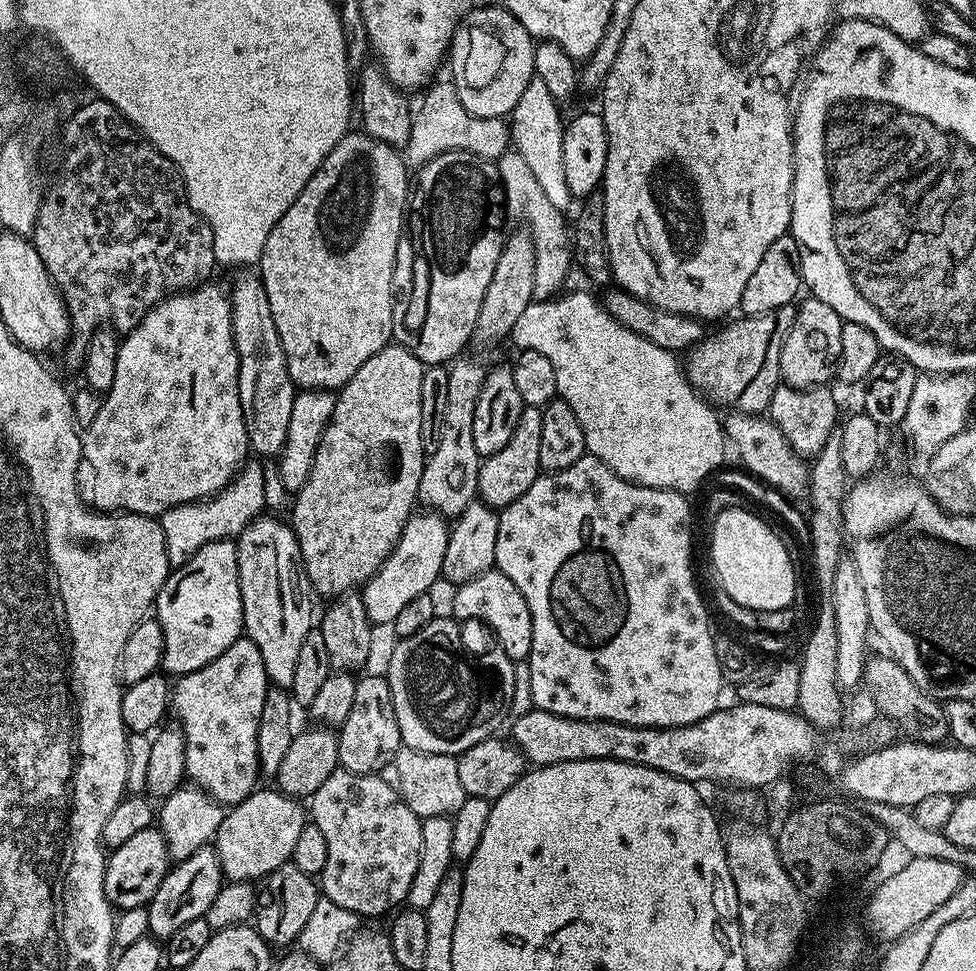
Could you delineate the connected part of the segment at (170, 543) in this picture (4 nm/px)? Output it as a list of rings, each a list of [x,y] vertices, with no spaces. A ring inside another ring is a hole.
[[[249,458],[244,461],[243,468],[237,471],[232,483],[224,491],[217,492],[207,500],[195,500],[166,510],[158,519],[166,538],[169,569],[181,568],[186,561],[194,558],[194,554],[198,554],[198,550],[202,550],[202,546],[210,542],[240,536],[248,523],[265,511],[265,498],[262,463],[259,459]]]

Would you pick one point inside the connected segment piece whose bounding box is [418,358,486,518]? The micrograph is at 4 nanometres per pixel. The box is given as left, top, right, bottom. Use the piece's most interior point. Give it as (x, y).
(450, 476)

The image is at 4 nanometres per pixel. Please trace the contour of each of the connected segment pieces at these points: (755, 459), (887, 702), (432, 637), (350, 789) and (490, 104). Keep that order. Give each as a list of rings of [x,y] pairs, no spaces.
[[[729,411],[723,417],[724,434],[729,441],[736,443],[736,452],[745,469],[758,480],[763,480],[769,488],[779,488],[789,497],[803,493],[808,487],[810,468],[807,463],[793,450],[790,442],[782,438],[782,430],[771,420],[760,414],[750,412]]]
[[[865,659],[863,685],[873,694],[874,702],[881,717],[893,720],[904,731],[905,737],[920,741],[921,744],[939,744],[949,739],[948,723],[941,701],[923,692],[902,670],[902,666],[894,659]]]
[[[434,618],[418,634],[397,639],[388,656],[386,679],[394,702],[394,718],[398,718],[401,745],[426,754],[457,757],[470,750],[478,742],[489,739],[500,724],[504,712],[509,711],[514,694],[514,670],[516,664],[498,646],[479,656],[468,652],[464,645],[461,625],[455,619]]]
[[[338,767],[310,797],[310,820],[316,823],[324,839],[324,869],[318,875],[319,891],[334,905],[352,911],[359,918],[384,916],[389,911],[388,916],[393,910],[399,909],[407,901],[414,874],[418,873],[422,820],[410,810],[397,791],[397,785],[391,779],[388,781],[384,778],[380,774],[354,774]]]
[[[476,8],[461,20],[450,49],[452,73],[458,98],[478,118],[508,118],[536,76],[536,44],[532,36],[505,8]]]

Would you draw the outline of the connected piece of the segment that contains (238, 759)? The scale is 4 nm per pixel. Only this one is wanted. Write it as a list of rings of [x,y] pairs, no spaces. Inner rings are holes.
[[[247,638],[235,640],[230,647],[222,650],[222,654],[218,654],[218,658],[214,658],[214,662],[206,662],[206,666],[202,666],[202,670],[194,670],[190,674],[179,677],[171,685],[170,712],[171,715],[172,712],[176,715],[173,716],[175,723],[184,729],[184,741],[186,742],[186,766],[184,770],[187,779],[221,806],[231,806],[242,802],[249,794],[257,791],[258,783],[256,784],[256,780],[259,781],[261,779],[260,767],[258,766],[258,718],[262,718],[262,702],[266,702],[266,694],[269,687],[266,666],[262,666],[262,654],[258,654],[258,646],[254,646],[254,642]]]

